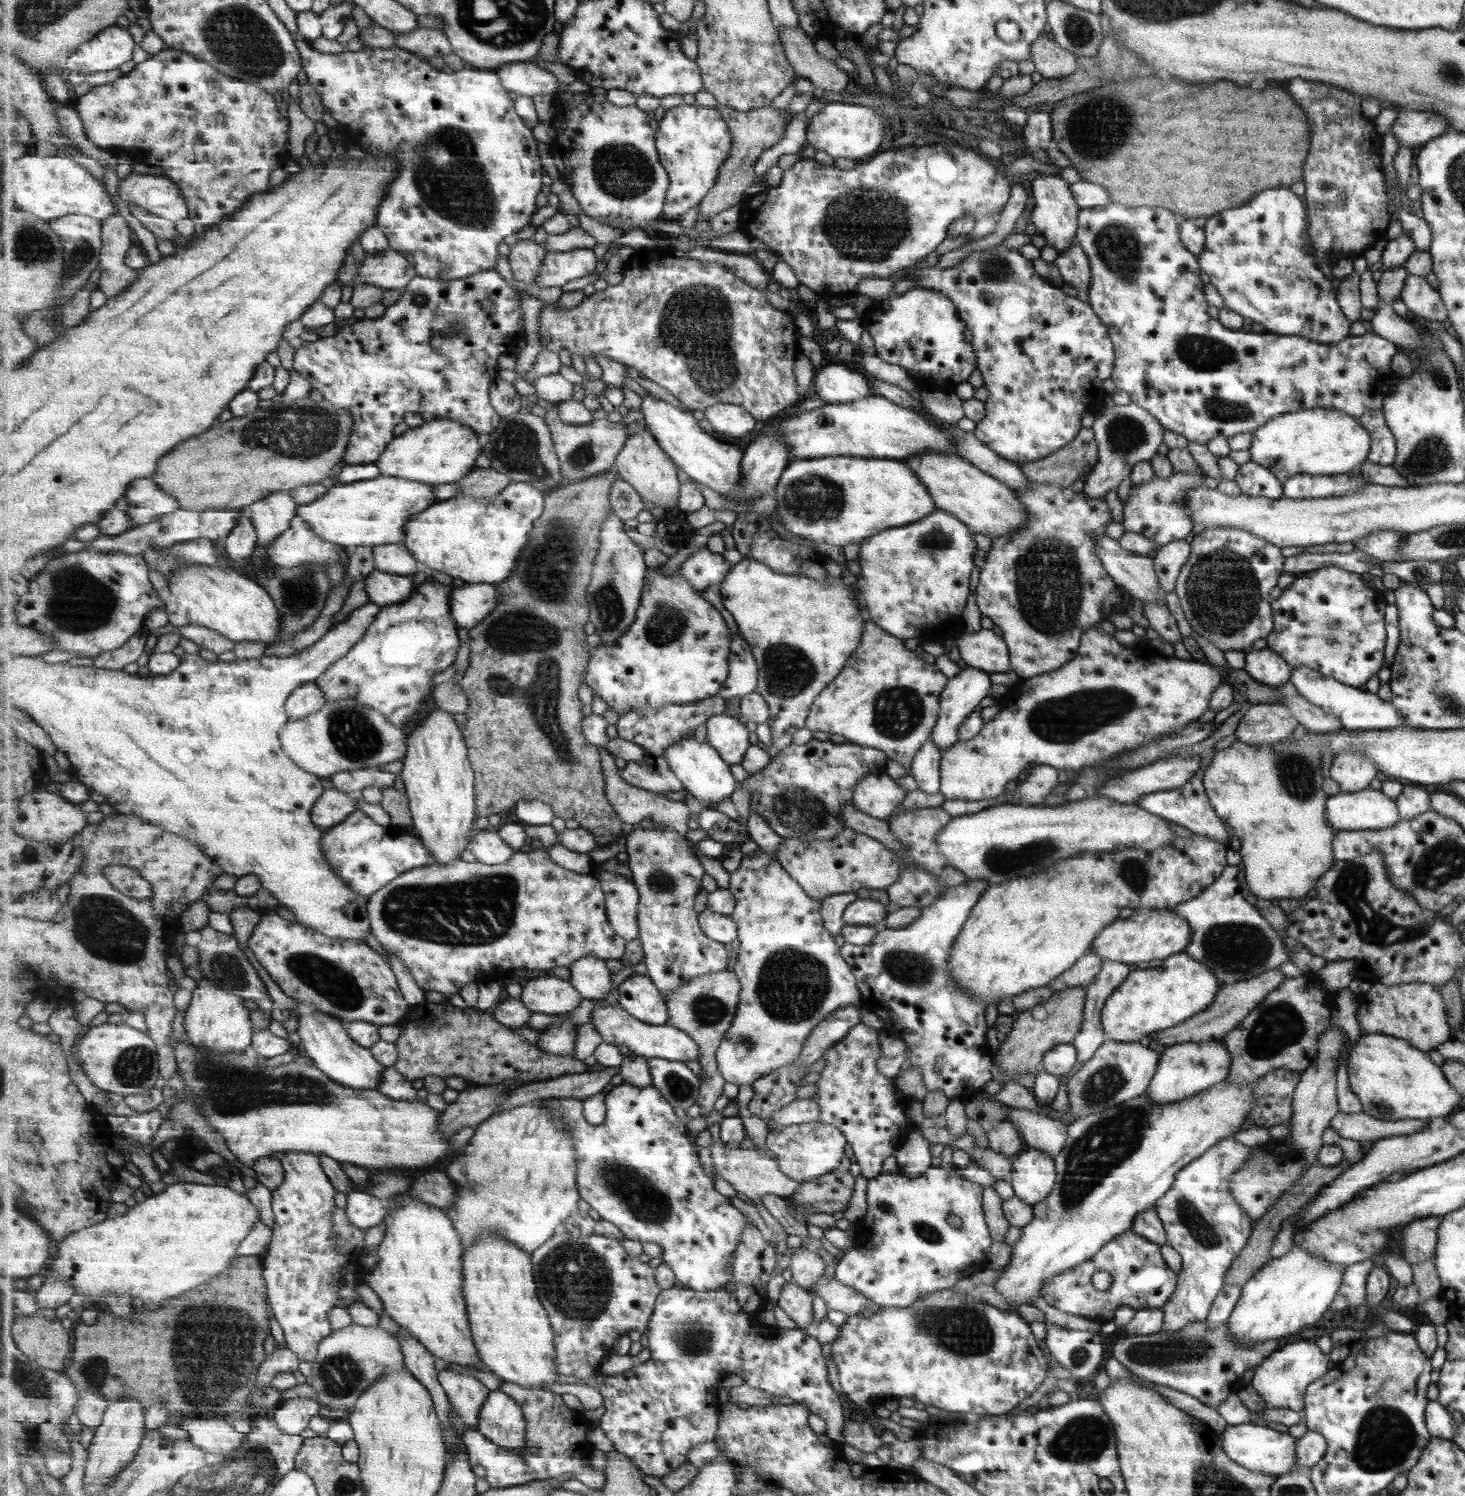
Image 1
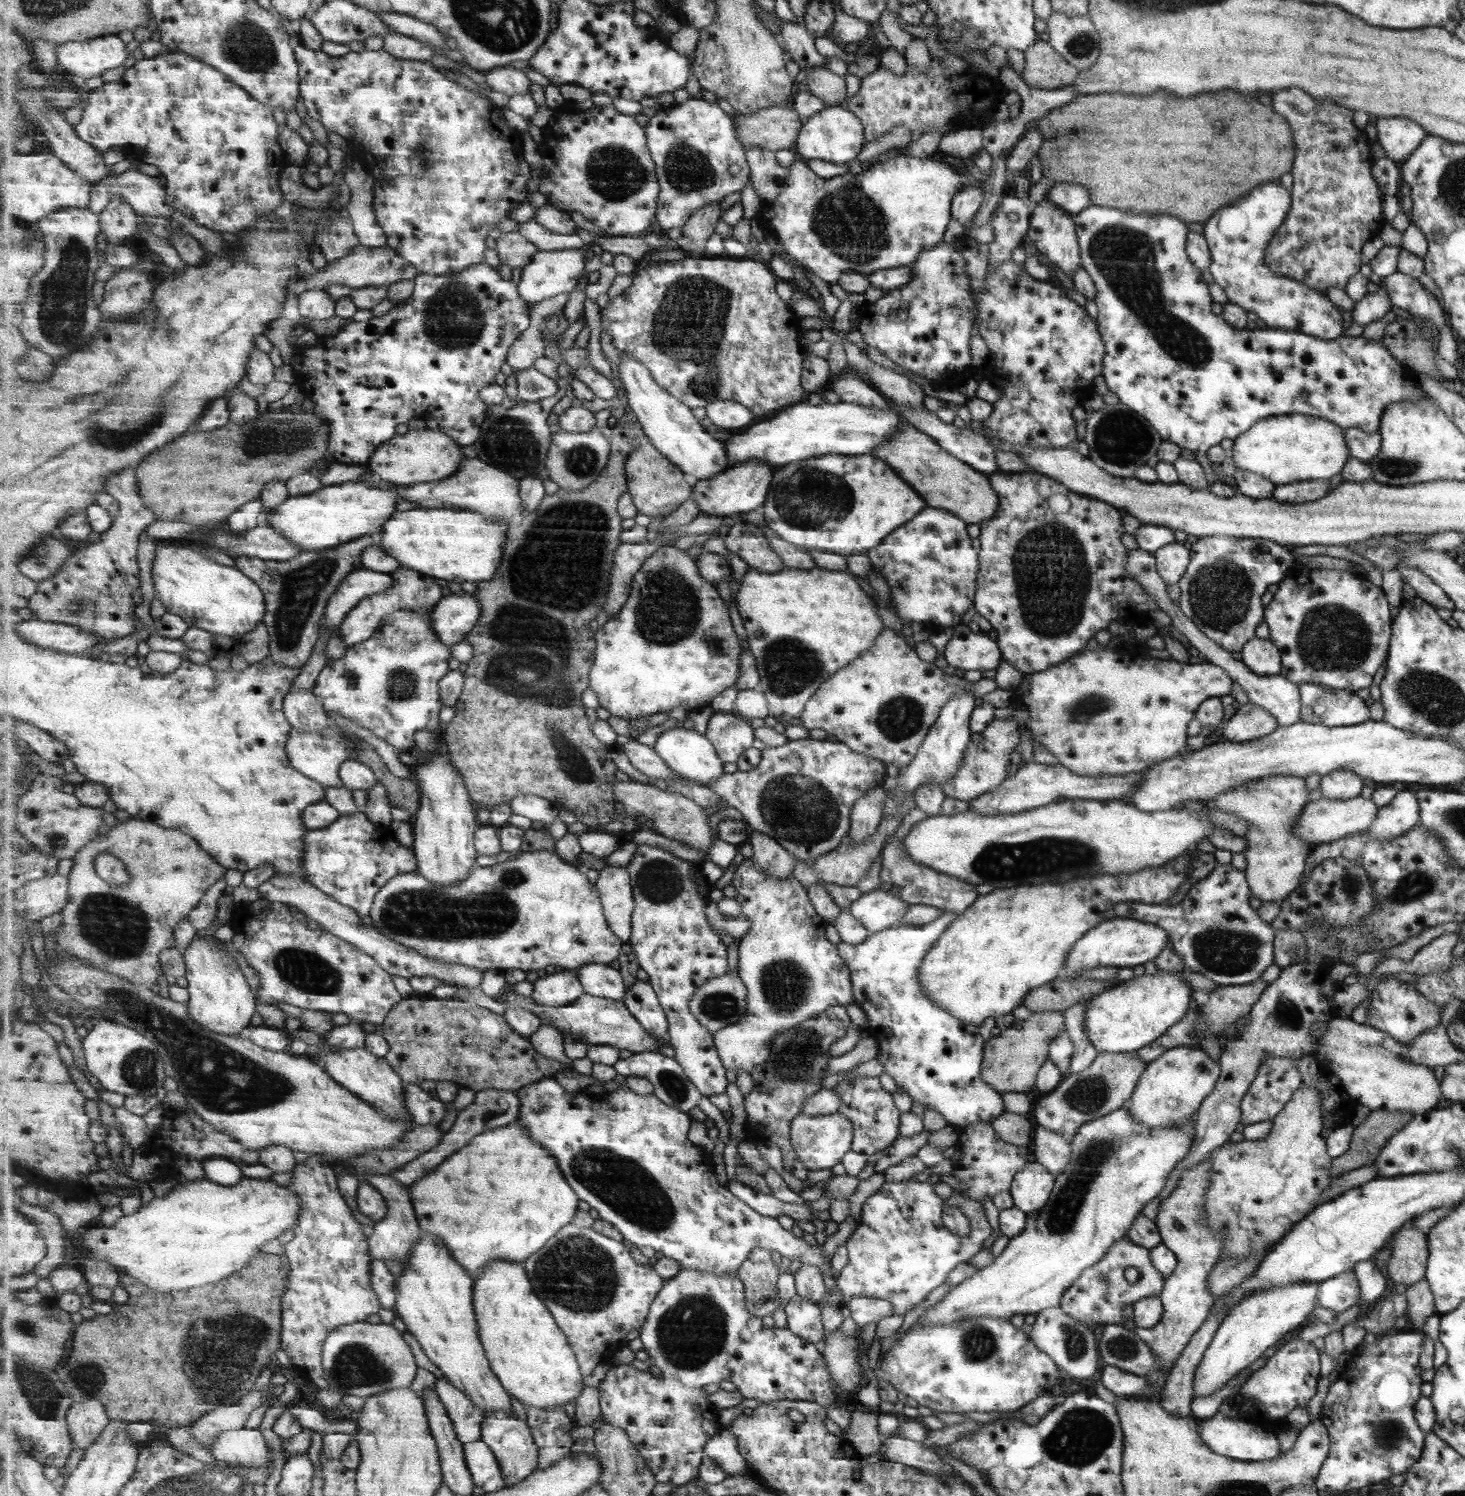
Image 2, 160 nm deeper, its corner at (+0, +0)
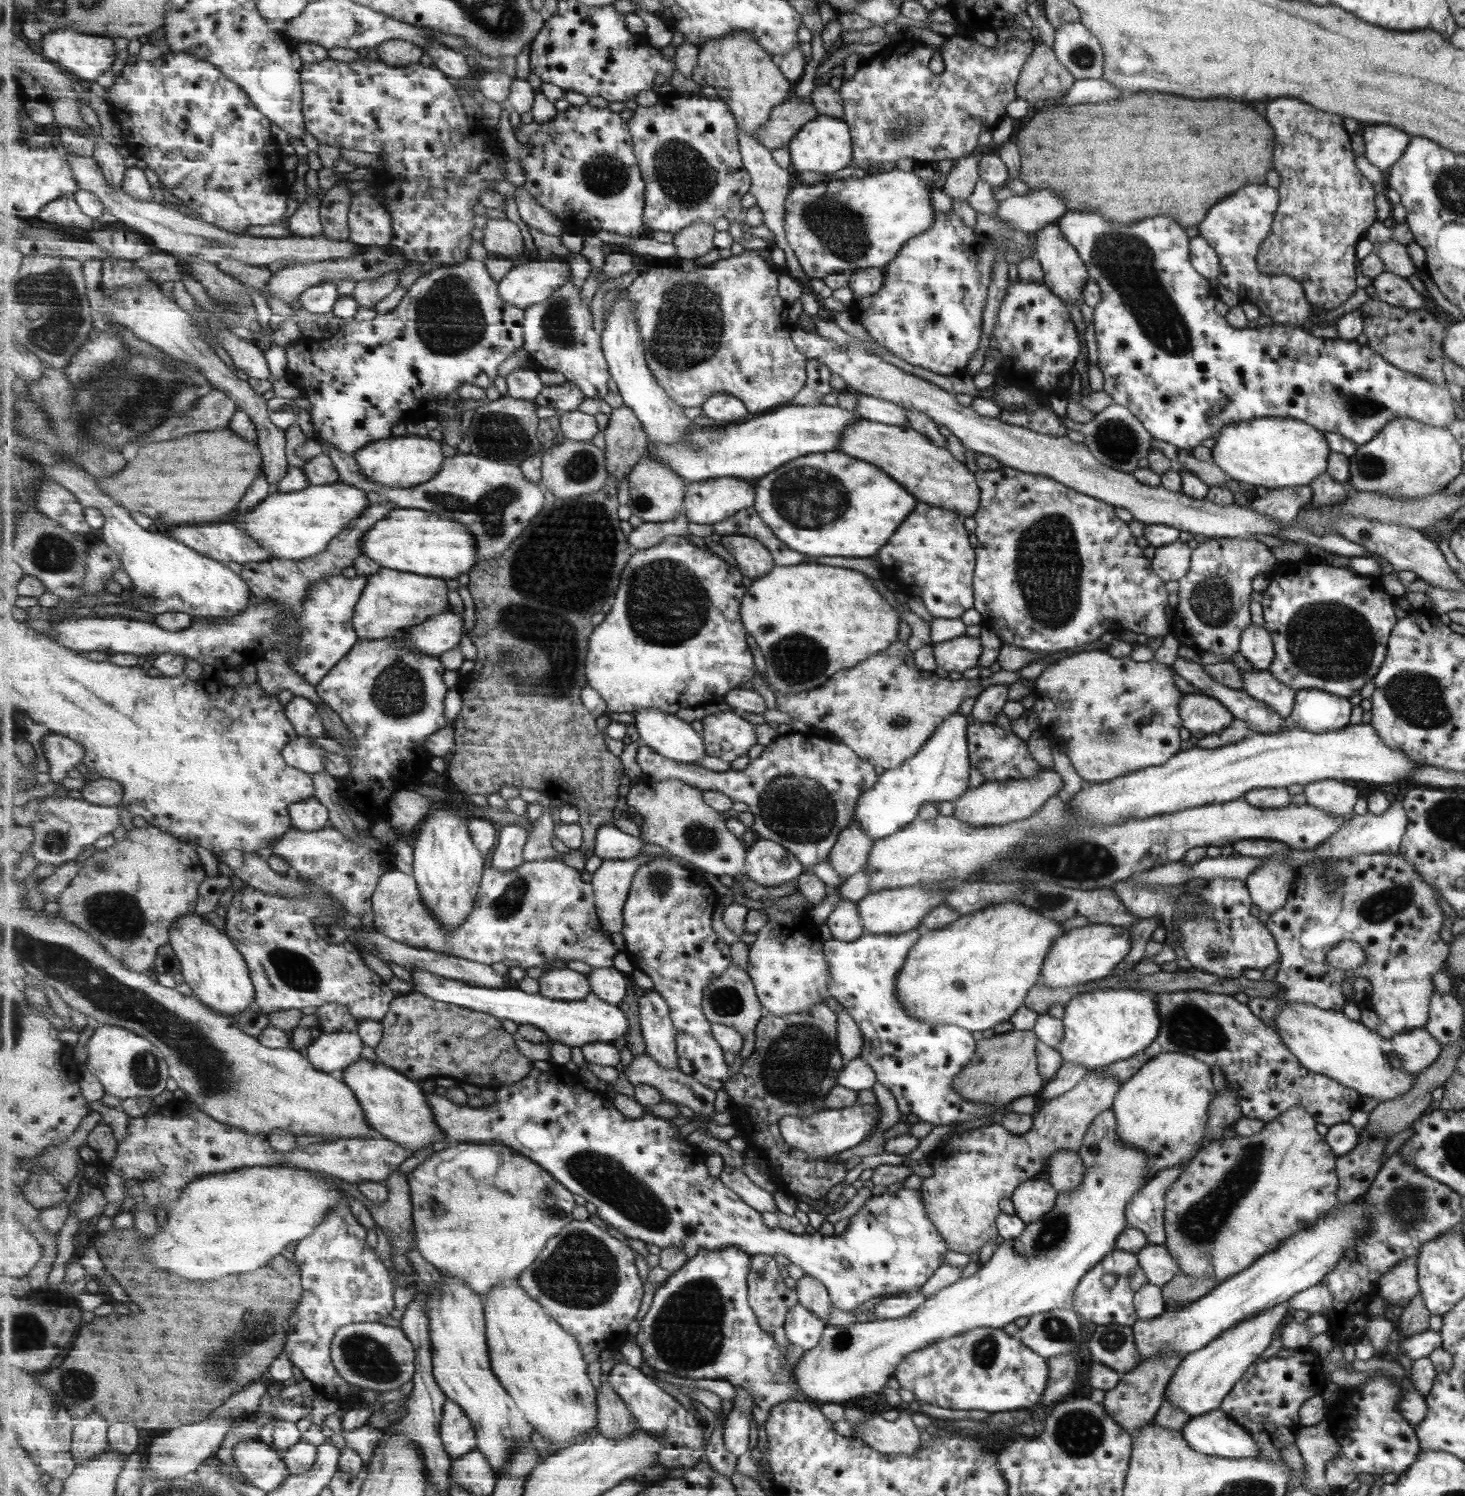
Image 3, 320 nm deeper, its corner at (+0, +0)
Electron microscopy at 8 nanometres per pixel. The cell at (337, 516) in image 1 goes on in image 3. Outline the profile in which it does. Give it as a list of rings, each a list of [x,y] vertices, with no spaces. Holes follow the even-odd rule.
[[[329,483],[324,485],[309,485],[306,489],[293,492],[272,492],[262,503],[252,508],[248,513],[237,515],[236,523],[242,524],[242,529],[250,534],[263,548],[270,550],[270,554],[277,558],[303,561],[325,552],[330,542],[350,524],[361,517],[371,506],[367,503],[367,496],[359,487],[347,483]]]

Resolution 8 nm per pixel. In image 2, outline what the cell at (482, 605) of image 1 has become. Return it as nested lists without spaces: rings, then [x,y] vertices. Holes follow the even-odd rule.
[[[472,594],[444,596],[432,611],[432,627],[440,641],[453,648],[468,640],[468,634],[481,618],[480,602]]]

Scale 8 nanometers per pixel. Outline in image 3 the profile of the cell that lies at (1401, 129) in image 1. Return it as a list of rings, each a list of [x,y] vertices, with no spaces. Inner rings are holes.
[[[1369,126],[1361,132],[1361,156],[1381,172],[1388,172],[1391,165],[1405,152],[1407,134],[1391,126]]]

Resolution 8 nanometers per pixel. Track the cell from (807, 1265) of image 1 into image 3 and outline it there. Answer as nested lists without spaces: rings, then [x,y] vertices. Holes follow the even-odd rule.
[[[804,1275],[798,1281],[795,1289],[798,1292],[800,1304],[806,1307],[807,1311],[811,1311],[815,1316],[818,1316],[825,1324],[832,1305],[823,1285],[819,1281]]]

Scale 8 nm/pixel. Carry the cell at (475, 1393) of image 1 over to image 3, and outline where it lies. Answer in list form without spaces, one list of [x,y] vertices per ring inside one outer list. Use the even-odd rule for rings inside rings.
[[[447,1399],[442,1420],[442,1441],[454,1461],[478,1448],[474,1422],[459,1403]]]

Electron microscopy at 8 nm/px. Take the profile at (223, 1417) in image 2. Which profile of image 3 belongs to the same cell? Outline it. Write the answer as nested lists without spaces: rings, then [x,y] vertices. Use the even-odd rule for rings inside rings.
[[[230,1418],[206,1419],[168,1431],[152,1440],[148,1448],[148,1466],[153,1467],[154,1476],[159,1479],[175,1480],[195,1474],[215,1451],[218,1450],[230,1428]]]

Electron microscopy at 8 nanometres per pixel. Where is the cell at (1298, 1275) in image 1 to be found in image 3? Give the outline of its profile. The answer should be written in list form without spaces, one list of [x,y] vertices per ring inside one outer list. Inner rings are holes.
[[[1285,1301],[1273,1309],[1243,1320],[1239,1325],[1221,1333],[1202,1349],[1186,1354],[1179,1361],[1178,1368],[1174,1370],[1174,1377],[1167,1385],[1163,1401],[1170,1402],[1190,1418],[1217,1409],[1227,1393],[1234,1388],[1235,1382],[1242,1378],[1249,1366],[1257,1360],[1257,1356],[1267,1348],[1271,1334],[1277,1330],[1279,1320],[1283,1318],[1285,1318]]]

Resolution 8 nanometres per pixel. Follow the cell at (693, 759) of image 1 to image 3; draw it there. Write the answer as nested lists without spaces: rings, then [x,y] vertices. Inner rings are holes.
[[[658,708],[637,709],[634,713],[634,726],[637,728],[640,742],[650,746],[655,752],[662,754],[666,758],[671,758],[675,762],[685,762],[685,764],[695,765],[696,761],[706,754],[706,743],[704,737],[701,738],[690,723],[681,720],[679,716],[663,712]]]

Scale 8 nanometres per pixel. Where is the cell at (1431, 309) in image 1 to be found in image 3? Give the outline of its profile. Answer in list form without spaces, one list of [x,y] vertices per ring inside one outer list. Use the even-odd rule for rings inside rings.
[[[1383,271],[1372,280],[1371,285],[1375,289],[1377,300],[1405,310],[1419,310],[1423,308],[1421,294],[1413,290],[1407,280],[1396,274]]]

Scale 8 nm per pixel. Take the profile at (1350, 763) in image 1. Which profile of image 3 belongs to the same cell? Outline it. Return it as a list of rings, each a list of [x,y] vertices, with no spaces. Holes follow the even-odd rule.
[[[1323,780],[1303,786],[1305,805],[1319,808],[1327,814],[1348,818],[1357,800],[1357,790],[1345,780]]]

